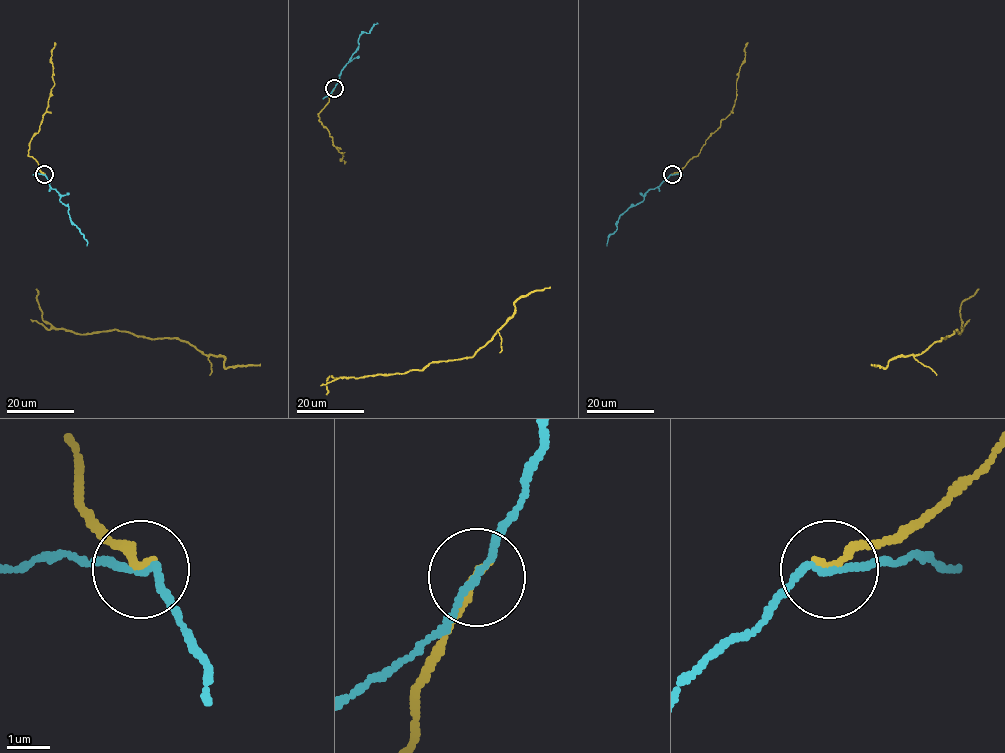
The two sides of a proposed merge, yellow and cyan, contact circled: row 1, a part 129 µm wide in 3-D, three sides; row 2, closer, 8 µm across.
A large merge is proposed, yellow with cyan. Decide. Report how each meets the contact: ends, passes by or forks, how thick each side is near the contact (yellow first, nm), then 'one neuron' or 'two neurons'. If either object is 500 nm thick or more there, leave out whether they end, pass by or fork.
yellow ends; cyan passes by; calibres 200 and 130 nm; one neuron

